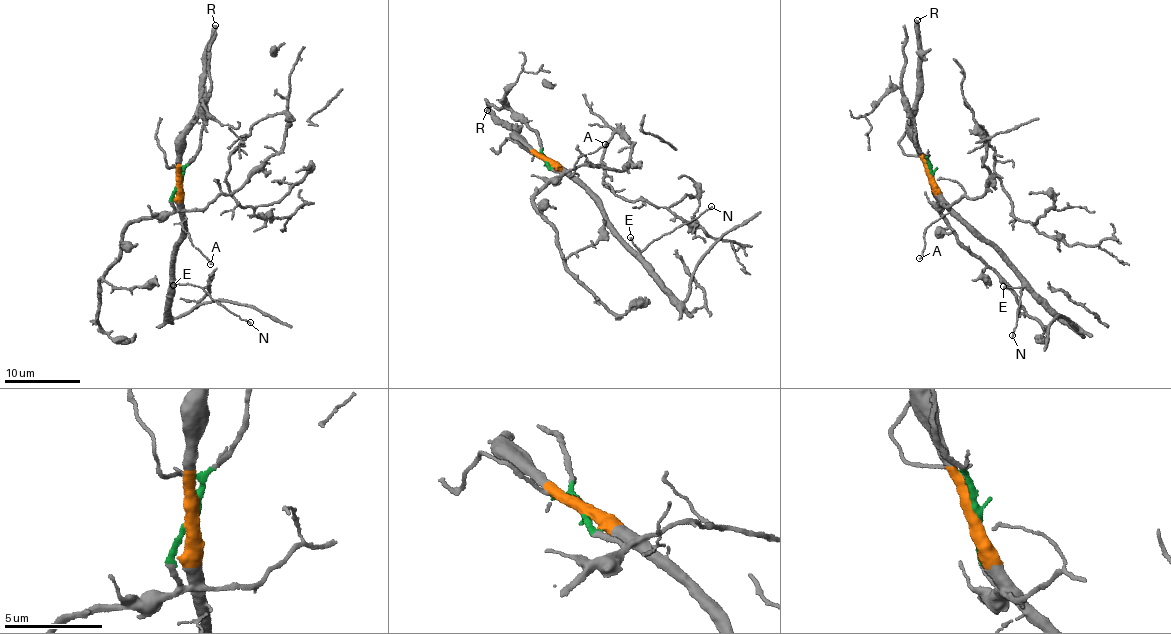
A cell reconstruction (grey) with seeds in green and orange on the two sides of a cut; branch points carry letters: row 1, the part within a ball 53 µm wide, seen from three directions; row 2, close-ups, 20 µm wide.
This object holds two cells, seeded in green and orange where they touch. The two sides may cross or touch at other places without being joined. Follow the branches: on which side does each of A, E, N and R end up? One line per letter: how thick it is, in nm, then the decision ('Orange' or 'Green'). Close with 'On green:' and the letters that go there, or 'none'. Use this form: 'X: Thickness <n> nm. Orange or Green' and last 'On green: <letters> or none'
A: Thickness 80 nm. Orange
E: Thickness 130 nm. Orange
N: Thickness 70 nm. Orange
R: Thickness 400 nm. Orange
On green: none

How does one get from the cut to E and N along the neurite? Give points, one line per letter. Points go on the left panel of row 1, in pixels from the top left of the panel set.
E: (179, 181), (181, 233), (174, 251), (172, 285)
N: (179, 181), (181, 233), (172, 264), (174, 280), (199, 286), (250, 323)

